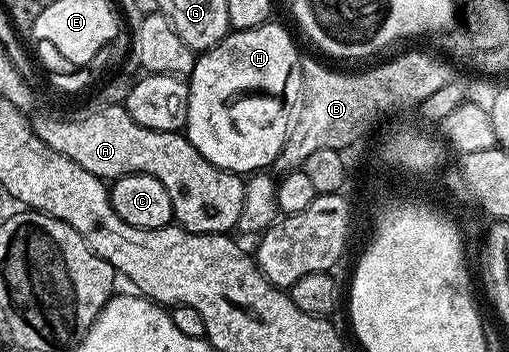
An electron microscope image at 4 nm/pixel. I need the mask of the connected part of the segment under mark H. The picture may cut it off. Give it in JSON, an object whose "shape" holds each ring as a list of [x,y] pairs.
{"shape":[[[276,22],[253,30],[228,31],[217,46],[196,59],[187,80],[189,114],[185,135],[213,166],[254,174],[275,163],[291,129],[293,103],[287,91],[302,93],[301,51],[291,32]]]}

